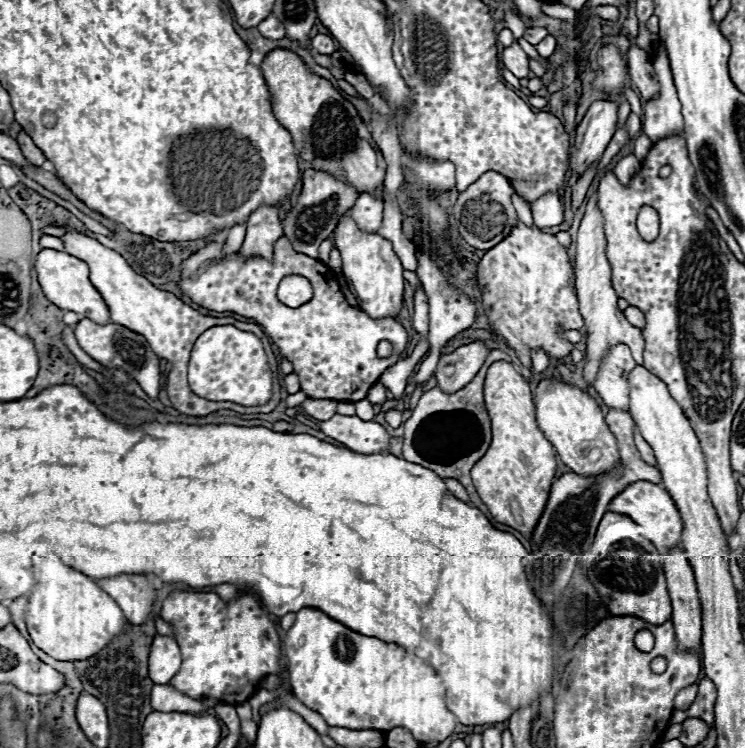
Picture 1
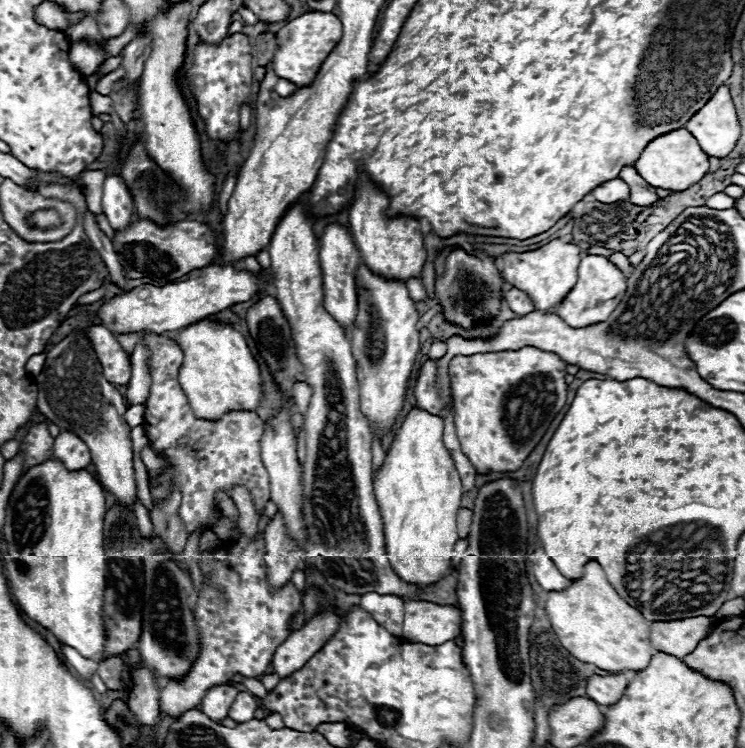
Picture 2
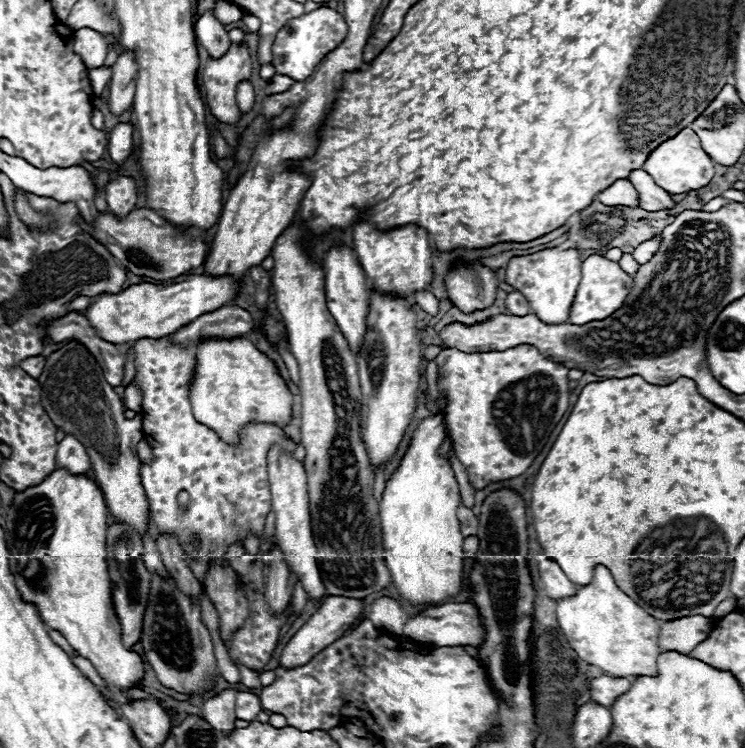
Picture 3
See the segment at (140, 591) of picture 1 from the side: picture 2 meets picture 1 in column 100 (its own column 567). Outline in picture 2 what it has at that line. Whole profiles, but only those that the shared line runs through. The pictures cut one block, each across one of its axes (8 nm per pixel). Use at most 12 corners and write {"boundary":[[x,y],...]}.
{"boundary":[[540,548],[530,554],[544,592],[560,592],[570,580]]}

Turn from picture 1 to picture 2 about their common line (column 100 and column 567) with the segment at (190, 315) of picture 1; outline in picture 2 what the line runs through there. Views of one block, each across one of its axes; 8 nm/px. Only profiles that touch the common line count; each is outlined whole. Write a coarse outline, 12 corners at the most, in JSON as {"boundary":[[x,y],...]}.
{"boundary":[[562,240],[508,252],[502,278],[540,312],[578,280],[580,248]]}

